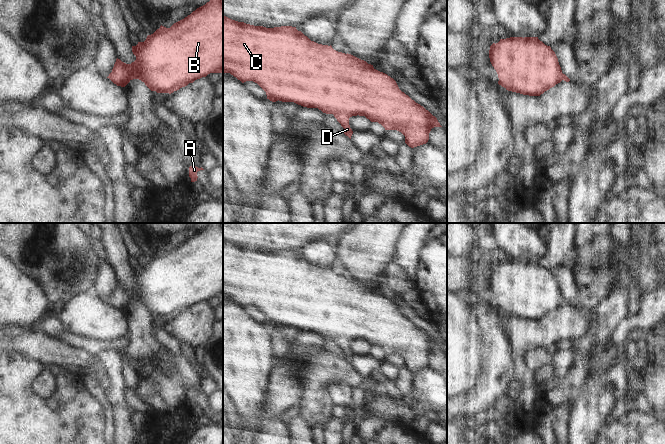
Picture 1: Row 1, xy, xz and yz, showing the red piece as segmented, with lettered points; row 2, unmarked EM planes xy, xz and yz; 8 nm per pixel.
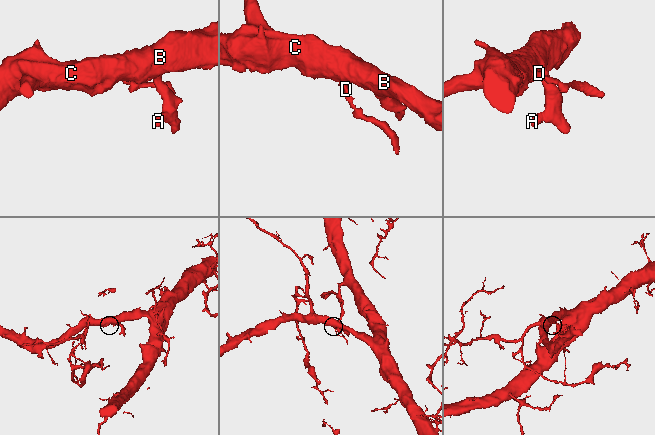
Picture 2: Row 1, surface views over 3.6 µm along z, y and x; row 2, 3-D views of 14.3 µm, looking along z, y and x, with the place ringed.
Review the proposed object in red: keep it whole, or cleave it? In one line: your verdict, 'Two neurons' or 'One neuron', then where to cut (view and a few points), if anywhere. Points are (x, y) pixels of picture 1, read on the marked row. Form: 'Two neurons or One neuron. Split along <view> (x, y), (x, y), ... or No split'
One neuron. No split.

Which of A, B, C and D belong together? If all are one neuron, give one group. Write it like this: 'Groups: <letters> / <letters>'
Groups: A B C D.

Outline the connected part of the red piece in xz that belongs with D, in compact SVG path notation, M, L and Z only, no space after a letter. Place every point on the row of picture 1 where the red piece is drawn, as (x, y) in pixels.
M223 16L223 73L230 73L242 83L257 83L272 102L294 102L303 107L318 108L323 113L333 114L345 129L344 134L350 139L353 131L349 118L357 115L365 116L371 122L378 122L385 130L401 132L405 136L405 143L411 148L426 144L431 129L442 127L435 116L402 92L393 78L351 54L338 52L331 45L311 41L292 26L266 28Z

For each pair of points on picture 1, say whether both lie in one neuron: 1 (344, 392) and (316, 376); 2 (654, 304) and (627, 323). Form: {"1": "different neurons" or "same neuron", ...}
{"1": "different neurons", "2": "same neuron"}

